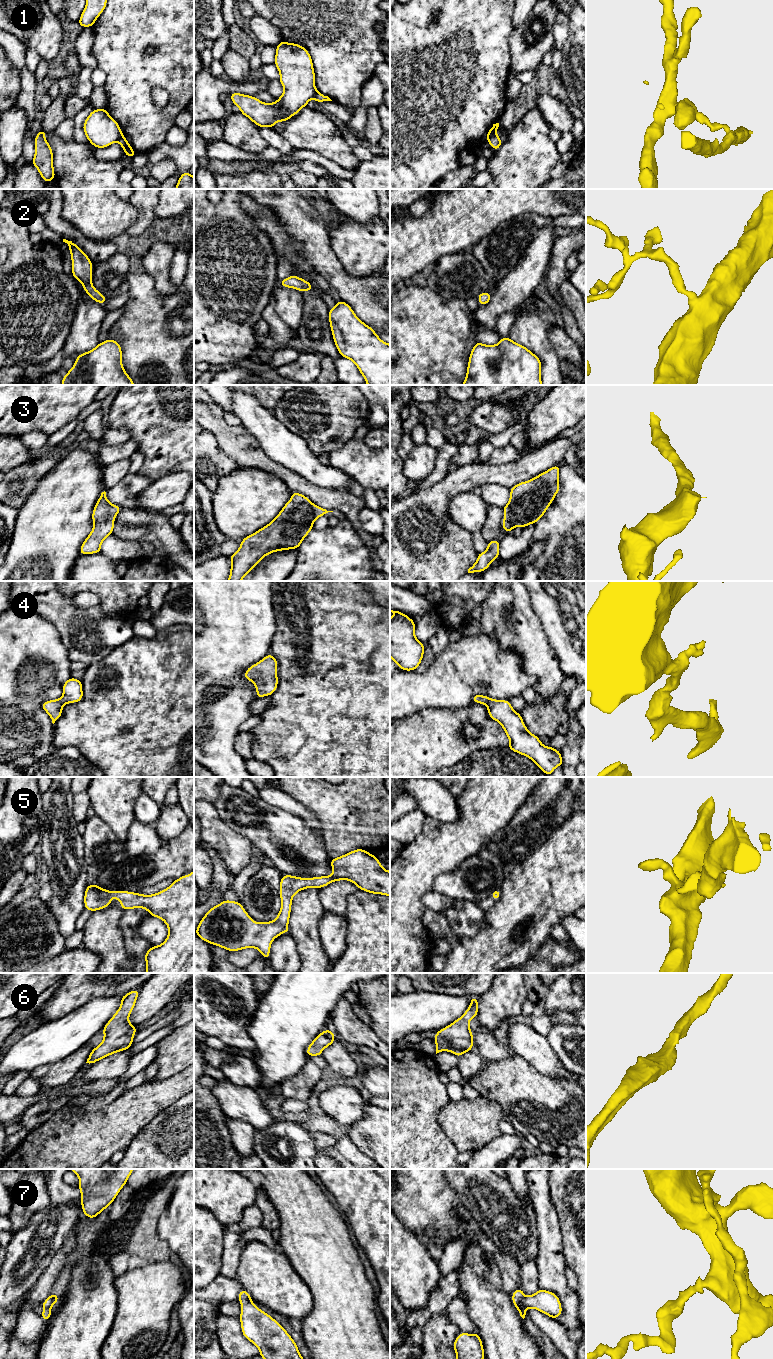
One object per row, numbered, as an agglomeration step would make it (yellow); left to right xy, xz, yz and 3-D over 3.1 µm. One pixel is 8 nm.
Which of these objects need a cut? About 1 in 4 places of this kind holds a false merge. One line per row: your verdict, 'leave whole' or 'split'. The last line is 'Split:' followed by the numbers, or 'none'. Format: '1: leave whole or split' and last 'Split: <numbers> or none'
1: split
2: leave whole
3: leave whole
4: leave whole
5: leave whole
6: leave whole
7: leave whole
Split: 1

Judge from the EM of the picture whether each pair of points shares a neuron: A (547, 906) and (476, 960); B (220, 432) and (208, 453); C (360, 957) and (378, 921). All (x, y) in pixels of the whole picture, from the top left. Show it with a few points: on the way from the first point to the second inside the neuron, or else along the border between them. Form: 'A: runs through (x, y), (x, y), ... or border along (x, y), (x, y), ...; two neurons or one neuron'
A: runs through (529, 910), (494, 945); one neuron
B: border along (204, 428), (214, 436), (218, 446), (230, 457); two neurons
C: runs through (369, 948), (378, 939), (378, 930); one neuron

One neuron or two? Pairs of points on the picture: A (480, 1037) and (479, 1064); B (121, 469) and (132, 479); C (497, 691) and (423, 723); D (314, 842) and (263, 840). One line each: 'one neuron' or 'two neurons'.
A: two neurons
B: two neurons
C: two neurons
D: one neuron

